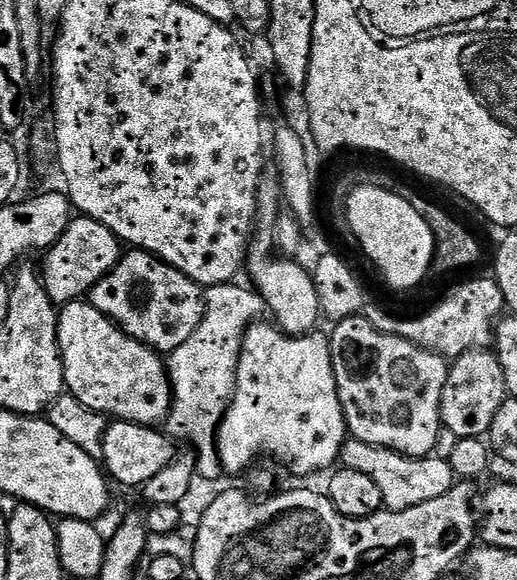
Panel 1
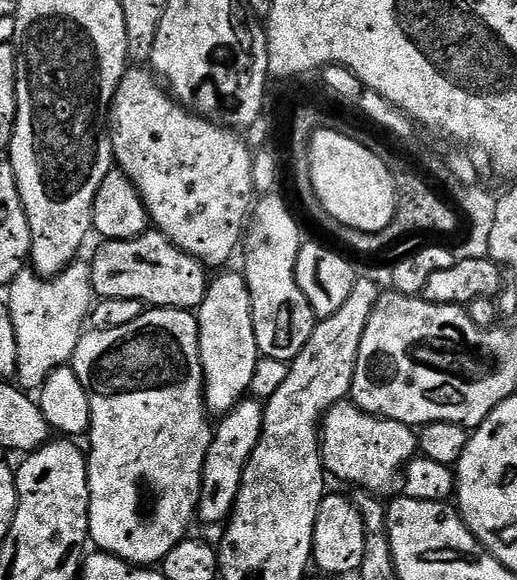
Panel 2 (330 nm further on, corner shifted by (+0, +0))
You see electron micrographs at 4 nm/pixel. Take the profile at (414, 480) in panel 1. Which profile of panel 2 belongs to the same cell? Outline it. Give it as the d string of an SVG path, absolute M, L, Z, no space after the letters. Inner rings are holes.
M355 403L335 404L322 421L320 457L324 459L325 473L348 484L357 484L357 489L384 494L417 456L418 436L409 425L371 416Z

